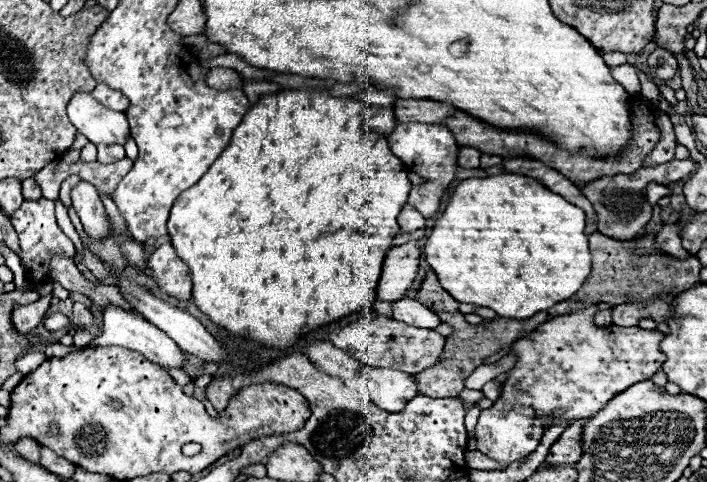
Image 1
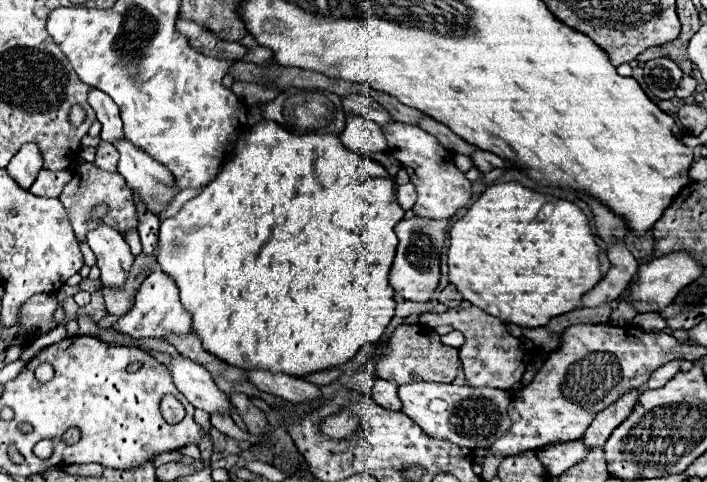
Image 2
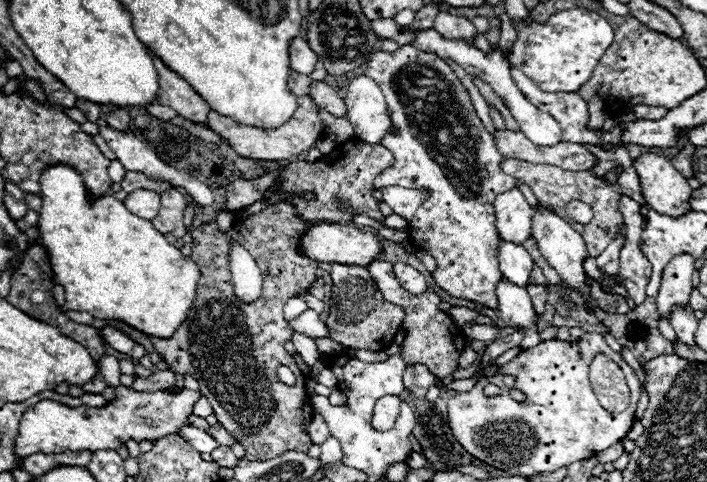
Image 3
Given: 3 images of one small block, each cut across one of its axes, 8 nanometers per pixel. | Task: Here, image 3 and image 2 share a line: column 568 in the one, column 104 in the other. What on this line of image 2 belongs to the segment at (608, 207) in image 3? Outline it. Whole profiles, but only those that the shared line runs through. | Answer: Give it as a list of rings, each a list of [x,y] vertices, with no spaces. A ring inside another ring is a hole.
[[[84,164],[74,172],[72,180],[66,184],[64,192],[60,194],[60,200],[62,200],[66,212],[72,220],[72,228],[74,228],[78,242],[86,242],[86,234],[96,228],[94,222],[86,220],[86,216],[88,216],[90,208],[94,208],[98,202],[106,202],[108,208],[110,208],[108,214],[102,220],[106,226],[118,230],[120,234],[126,234],[128,230],[138,228],[138,212],[136,212],[136,206],[134,206],[132,190],[126,186],[126,180],[118,172],[104,172],[104,170],[96,168],[94,164]]]

